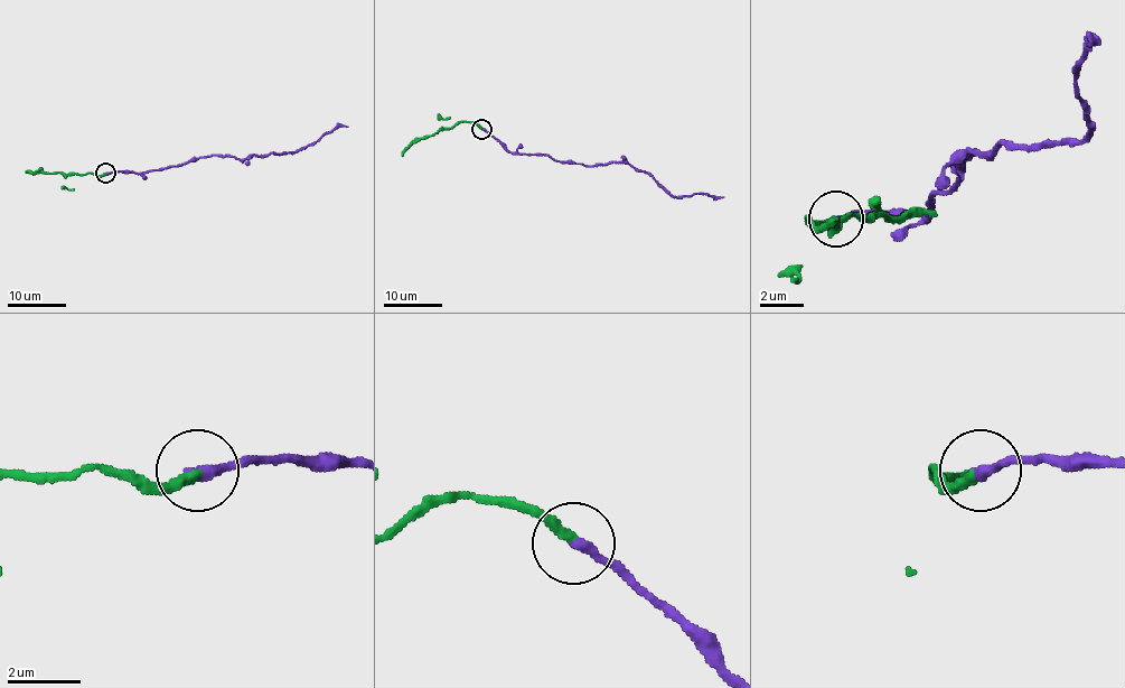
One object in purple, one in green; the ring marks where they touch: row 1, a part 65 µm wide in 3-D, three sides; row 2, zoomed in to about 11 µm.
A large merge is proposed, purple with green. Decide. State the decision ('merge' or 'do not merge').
merge

